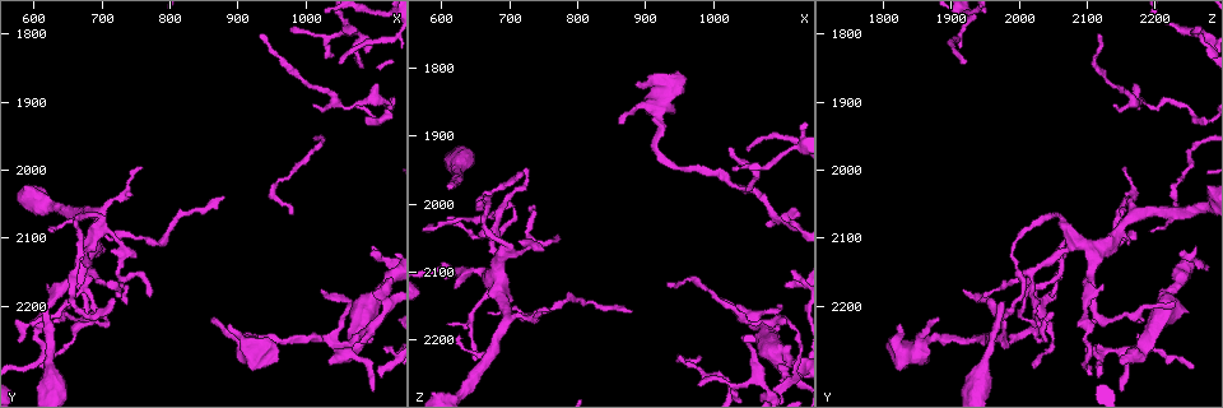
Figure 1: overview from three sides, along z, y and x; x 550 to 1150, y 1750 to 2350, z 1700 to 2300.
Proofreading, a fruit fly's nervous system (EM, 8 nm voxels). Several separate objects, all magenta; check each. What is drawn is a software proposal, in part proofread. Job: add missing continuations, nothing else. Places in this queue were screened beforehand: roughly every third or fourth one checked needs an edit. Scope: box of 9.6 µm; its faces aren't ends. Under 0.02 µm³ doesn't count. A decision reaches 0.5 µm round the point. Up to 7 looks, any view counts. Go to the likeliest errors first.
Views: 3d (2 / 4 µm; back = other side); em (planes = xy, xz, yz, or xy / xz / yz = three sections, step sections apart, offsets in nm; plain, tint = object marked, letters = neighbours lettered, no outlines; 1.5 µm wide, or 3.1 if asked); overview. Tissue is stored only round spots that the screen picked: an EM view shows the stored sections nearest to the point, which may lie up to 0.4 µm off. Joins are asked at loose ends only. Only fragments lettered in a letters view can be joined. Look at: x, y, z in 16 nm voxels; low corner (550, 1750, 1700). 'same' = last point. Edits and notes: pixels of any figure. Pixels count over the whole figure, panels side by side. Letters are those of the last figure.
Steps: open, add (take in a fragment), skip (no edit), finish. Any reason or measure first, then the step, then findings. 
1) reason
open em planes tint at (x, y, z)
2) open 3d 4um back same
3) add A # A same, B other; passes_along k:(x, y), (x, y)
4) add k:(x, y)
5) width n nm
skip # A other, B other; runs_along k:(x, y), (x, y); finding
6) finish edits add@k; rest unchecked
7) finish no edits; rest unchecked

tapers out
open 3d 4um at (615, 2195, 1975)

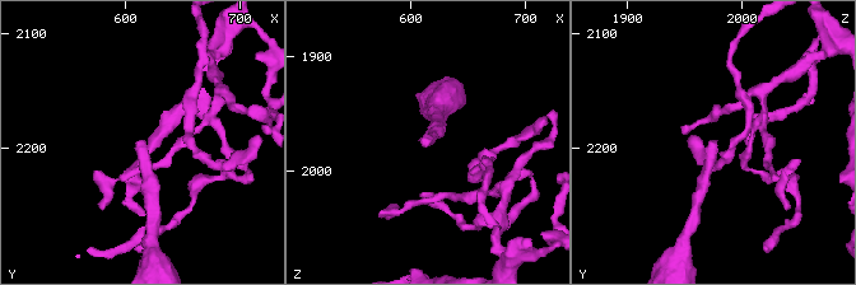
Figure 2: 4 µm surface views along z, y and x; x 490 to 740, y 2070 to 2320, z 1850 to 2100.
open em xy step 8 tint at (612, 2194, 1976)

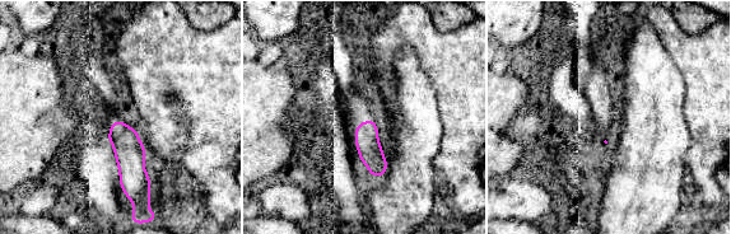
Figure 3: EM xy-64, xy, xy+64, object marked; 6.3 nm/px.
open em planes letters same

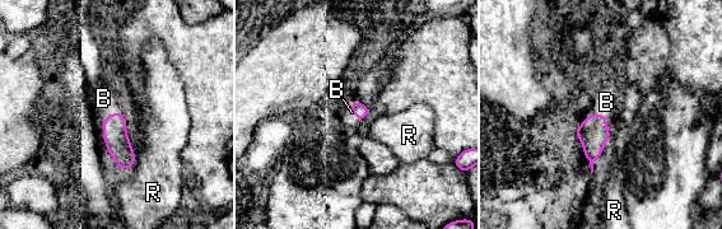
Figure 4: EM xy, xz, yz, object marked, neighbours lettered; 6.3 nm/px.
add B # B same, R other; passes_along 4:(594, 132), (597, 115), (606, 102); the neuron continues

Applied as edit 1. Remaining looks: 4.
open overview

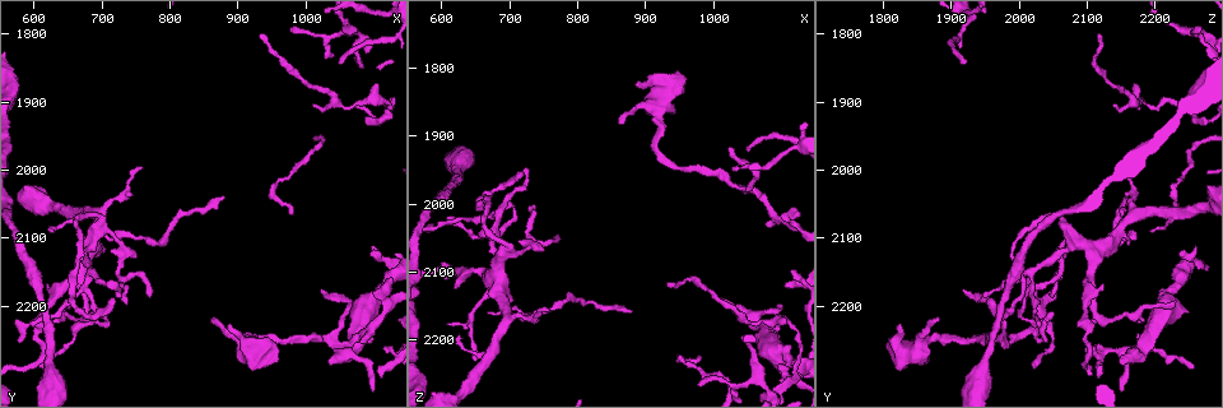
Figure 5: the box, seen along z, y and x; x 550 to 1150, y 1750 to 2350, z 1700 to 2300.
branch stops here
open em planes tint at (865, 2215, 1880)

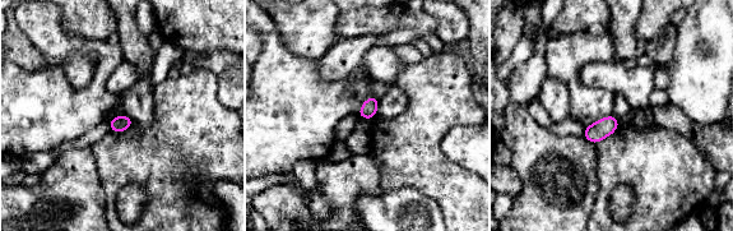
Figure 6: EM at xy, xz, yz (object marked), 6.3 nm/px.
what lies round it
open em planes letters same

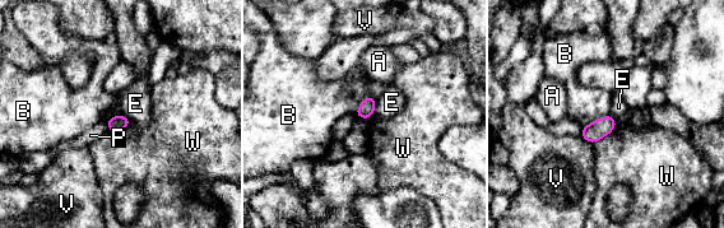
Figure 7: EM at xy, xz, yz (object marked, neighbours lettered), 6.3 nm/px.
longest_contact W 190 nm
skip # A other, B other, E other, P other, V other, W other; no lettered fragment goes on from it

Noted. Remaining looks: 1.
finish edits add@4; rest unchecked

